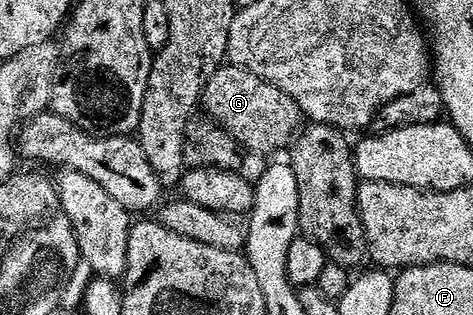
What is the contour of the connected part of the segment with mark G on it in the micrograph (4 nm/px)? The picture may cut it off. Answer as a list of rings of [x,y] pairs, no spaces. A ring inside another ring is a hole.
[[[219,68],[206,86],[202,108],[249,153],[269,154],[287,149],[302,128],[302,113],[294,98],[244,68]]]

